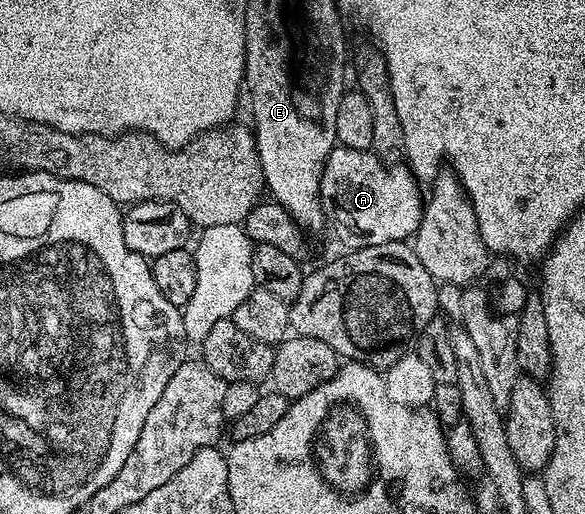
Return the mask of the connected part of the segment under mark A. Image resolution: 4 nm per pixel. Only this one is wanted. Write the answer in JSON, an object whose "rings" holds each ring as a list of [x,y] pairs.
{"rings":[[[340,145],[333,148],[327,157],[323,177],[321,178],[321,207],[325,210],[325,218],[349,235],[349,247],[370,247],[371,245],[387,245],[400,243],[417,234],[421,212],[423,210],[423,187],[417,182],[408,166],[384,167],[372,150],[360,151],[347,149]]]}

